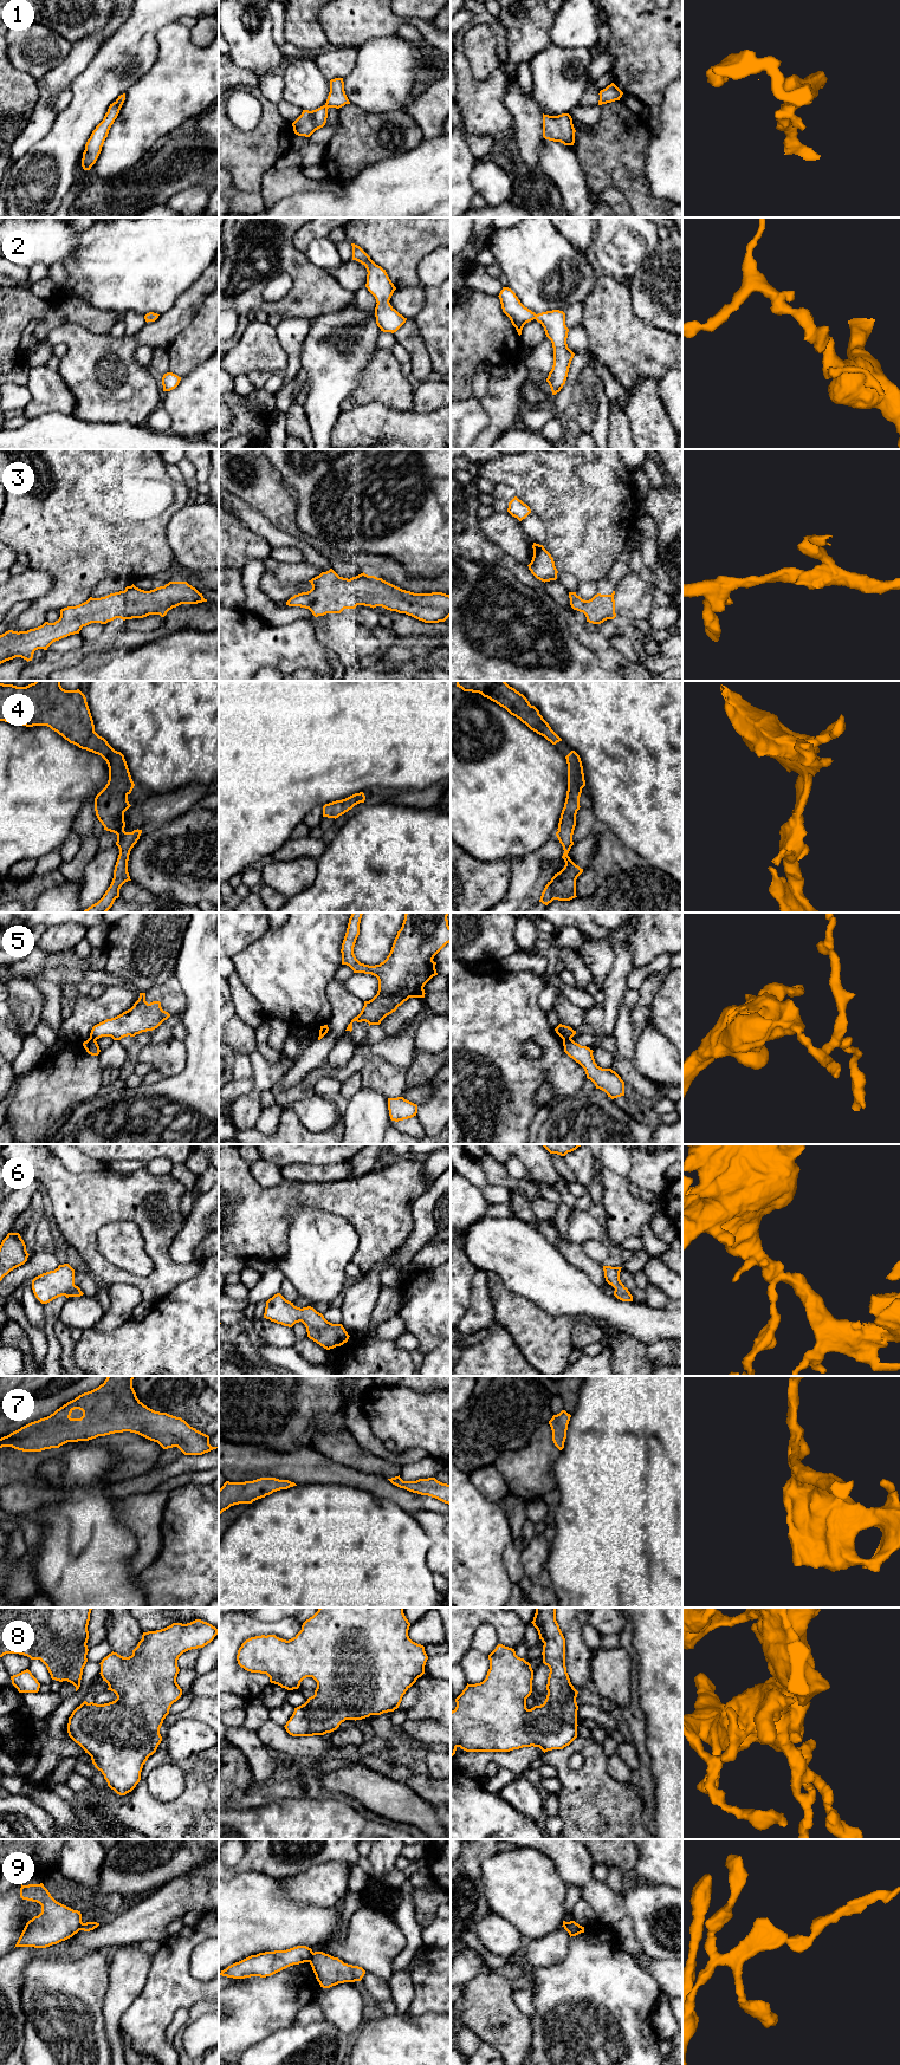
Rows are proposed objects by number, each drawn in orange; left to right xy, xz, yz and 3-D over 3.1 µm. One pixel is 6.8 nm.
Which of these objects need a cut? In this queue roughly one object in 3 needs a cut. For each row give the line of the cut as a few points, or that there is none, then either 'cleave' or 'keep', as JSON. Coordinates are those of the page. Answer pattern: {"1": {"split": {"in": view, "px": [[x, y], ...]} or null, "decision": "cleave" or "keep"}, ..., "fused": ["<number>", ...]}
{"1": {"split": null, "decision": "keep"}, "2": {"split": null, "decision": "keep"}, "3": {"split": null, "decision": "keep"}, "4": {"split": null, "decision": "keep"}, "5": {"split": {"in": "yz", "px": [[570, 1038], [563, 1040]]}, "decision": "cleave"}, "6": {"split": null, "decision": "keep"}, "7": {"split": null, "decision": "keep"}, "8": {"split": null, "decision": "keep"}, "9": {"split": {"in": "xz", "px": [[313, 1953], [309, 1961]]}, "decision": "cleave"}, "fused": ["5", "9"]}

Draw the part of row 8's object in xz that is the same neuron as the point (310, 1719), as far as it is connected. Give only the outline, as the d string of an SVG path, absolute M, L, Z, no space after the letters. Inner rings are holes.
M319 1608L289 1641L276 1635L246 1639L238 1650L237 1661L245 1670L266 1674L271 1683L287 1690L298 1689L304 1678L312 1677L317 1682L315 1695L294 1708L284 1727L292 1736L324 1735L345 1720L362 1720L399 1708L406 1691L425 1674L428 1660L425 1647L409 1638L409 1626L403 1608Z

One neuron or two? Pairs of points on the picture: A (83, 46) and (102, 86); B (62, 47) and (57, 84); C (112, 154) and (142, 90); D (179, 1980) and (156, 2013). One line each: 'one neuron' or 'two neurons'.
A: two neurons
B: two neurons
C: one neuron
D: one neuron

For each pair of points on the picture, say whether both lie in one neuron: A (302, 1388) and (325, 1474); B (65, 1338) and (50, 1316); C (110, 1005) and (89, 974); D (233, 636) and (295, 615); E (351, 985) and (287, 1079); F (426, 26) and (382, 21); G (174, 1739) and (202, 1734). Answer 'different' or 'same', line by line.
A: different
B: different
C: different
D: different
E: different
F: same
G: same

